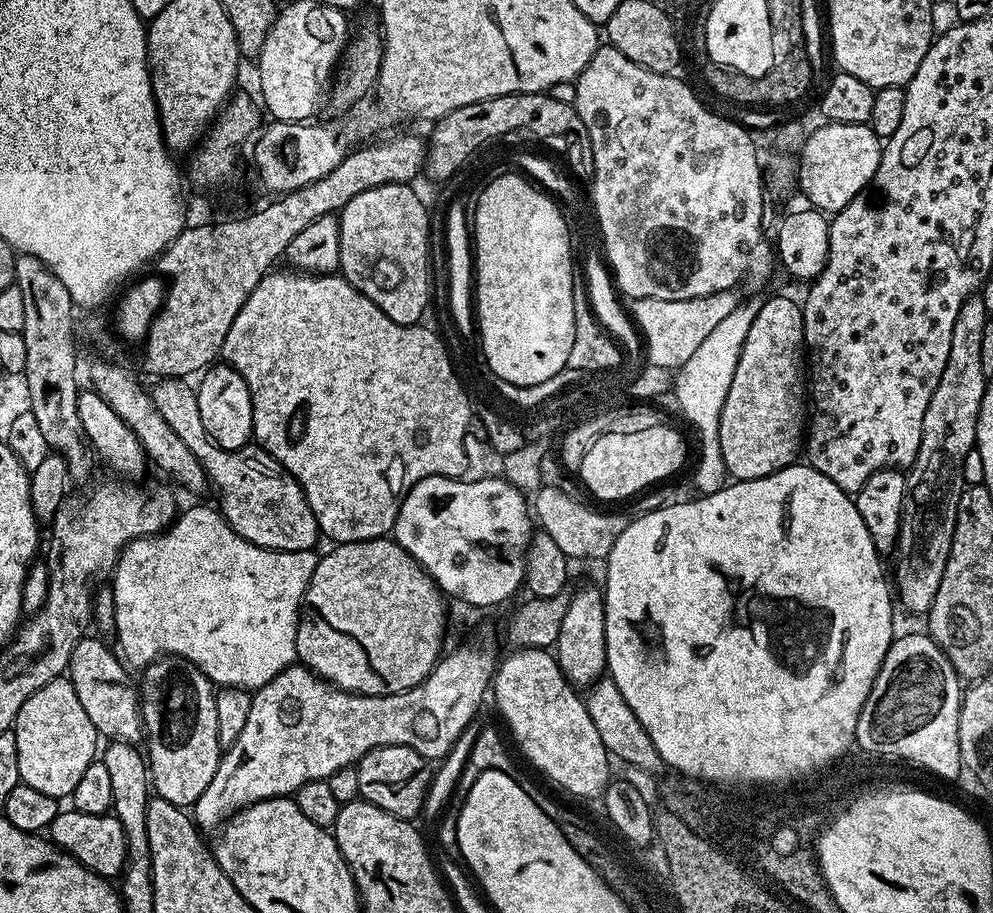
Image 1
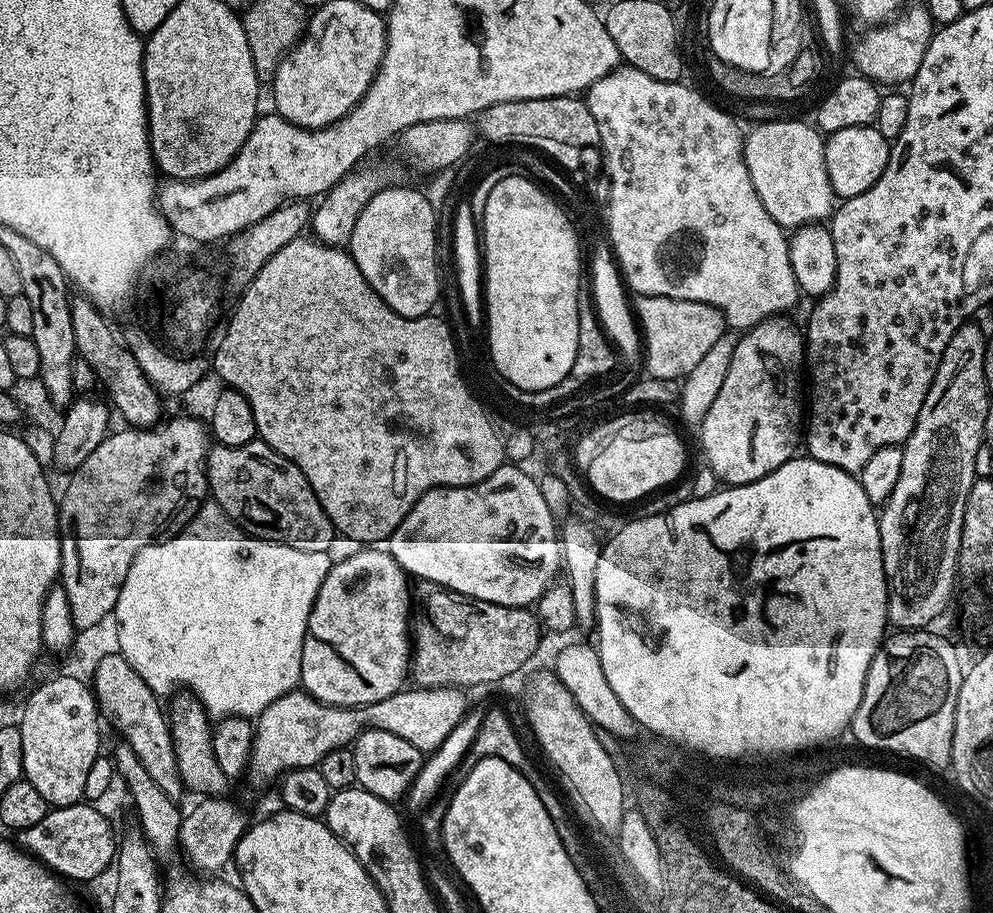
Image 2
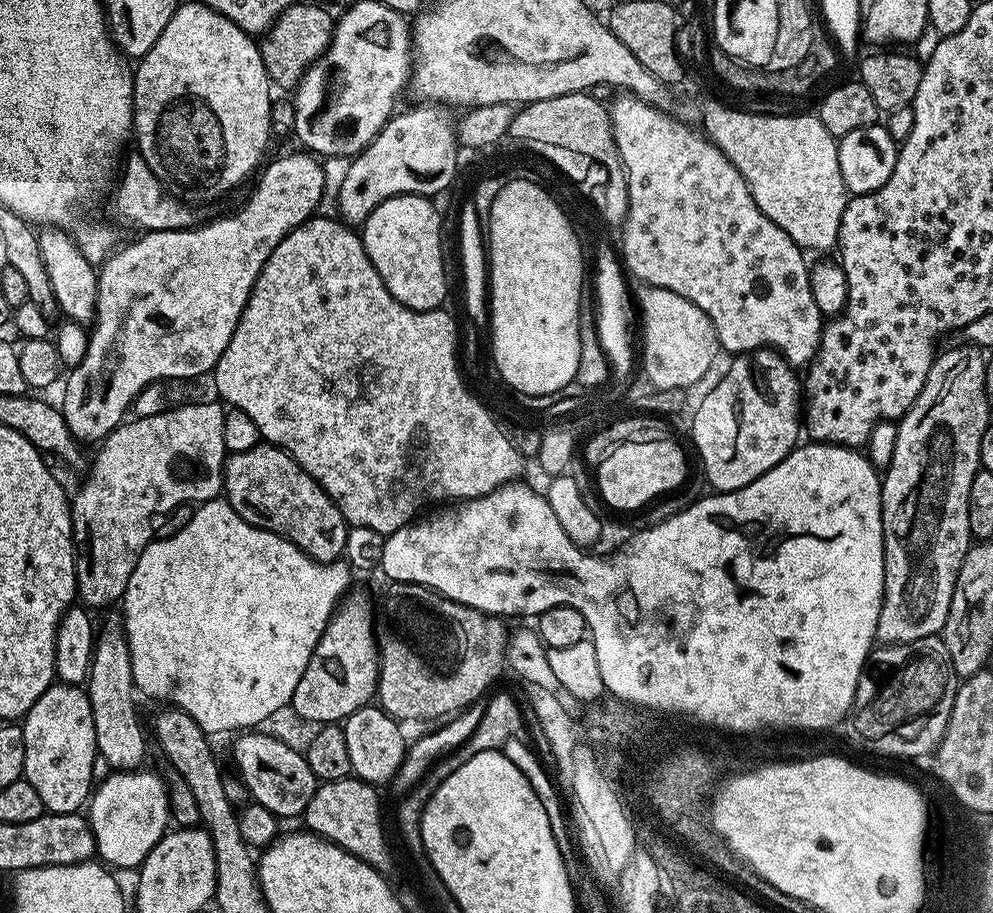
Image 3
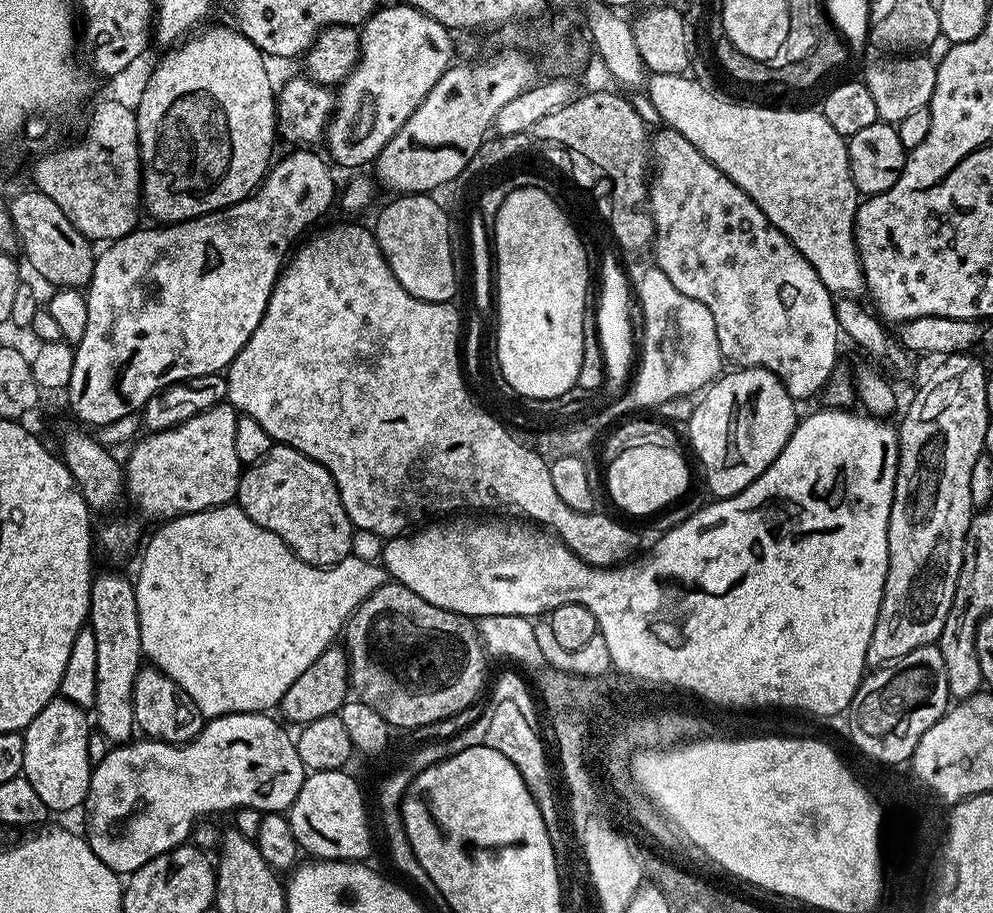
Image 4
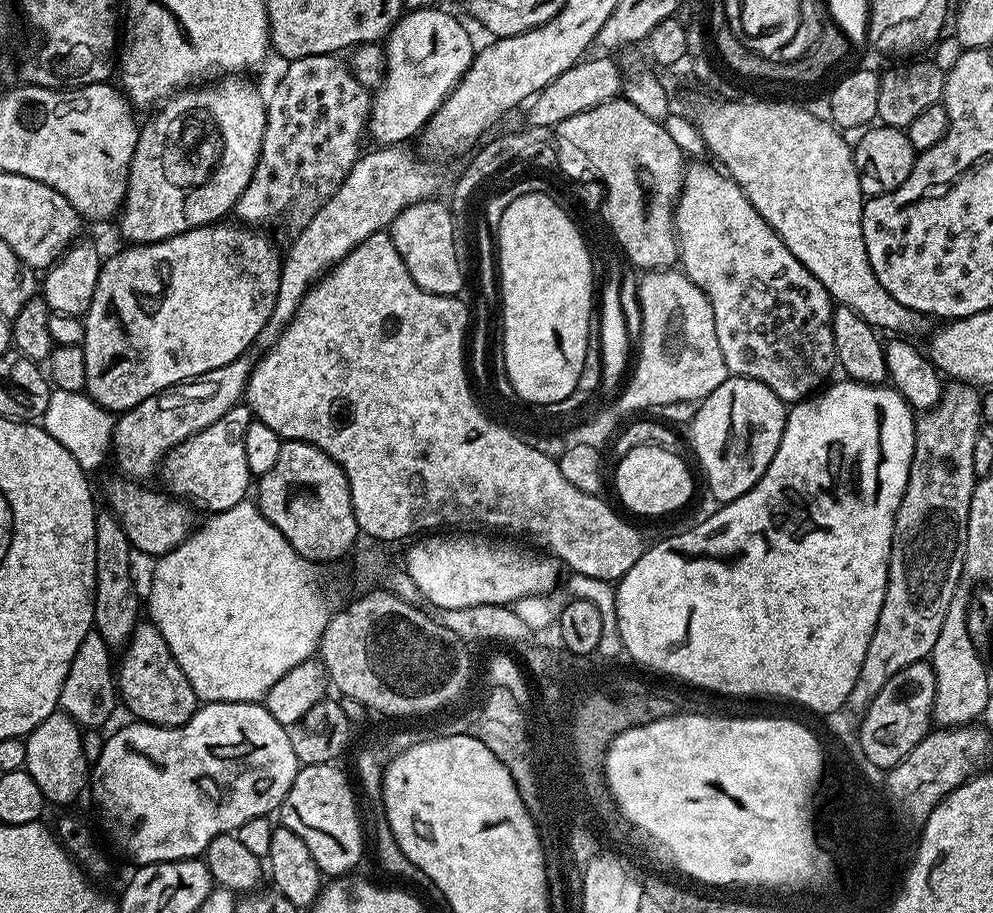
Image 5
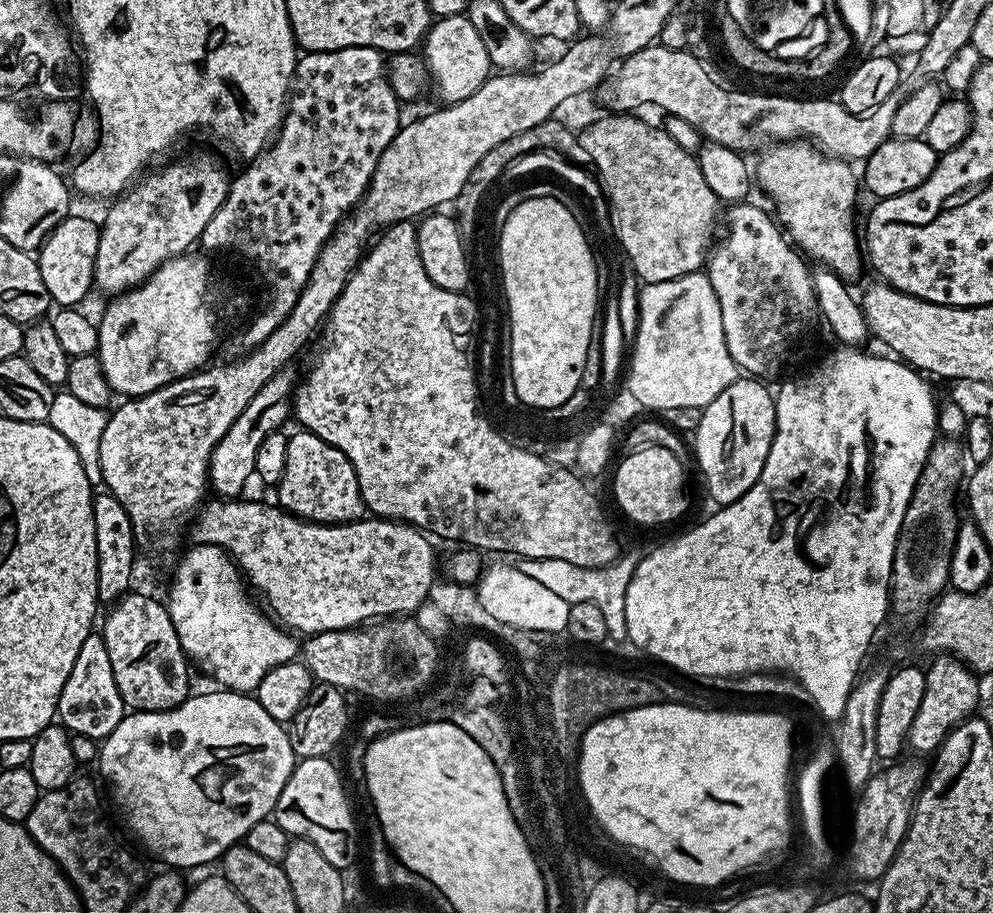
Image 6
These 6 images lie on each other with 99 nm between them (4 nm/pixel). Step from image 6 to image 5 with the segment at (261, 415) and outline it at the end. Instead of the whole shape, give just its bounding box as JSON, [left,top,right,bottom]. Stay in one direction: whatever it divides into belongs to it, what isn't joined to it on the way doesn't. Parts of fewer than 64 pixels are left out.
[166,403,253,513]

